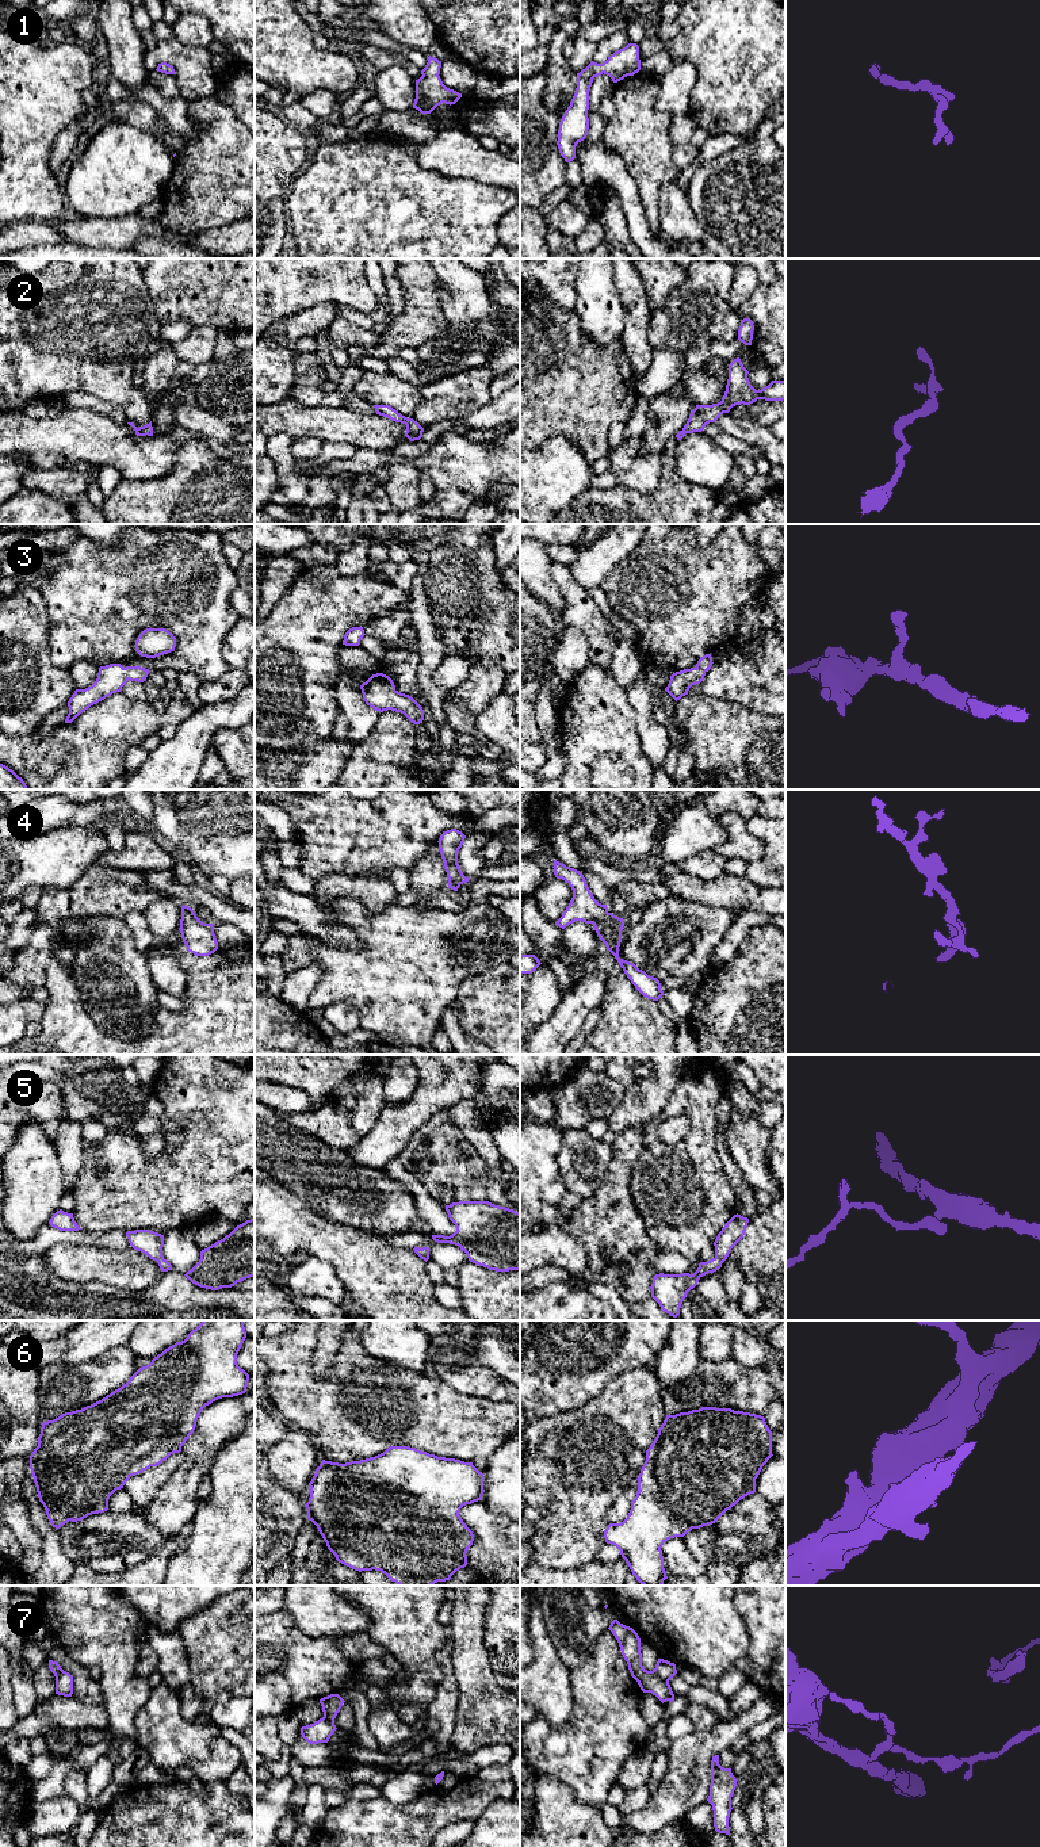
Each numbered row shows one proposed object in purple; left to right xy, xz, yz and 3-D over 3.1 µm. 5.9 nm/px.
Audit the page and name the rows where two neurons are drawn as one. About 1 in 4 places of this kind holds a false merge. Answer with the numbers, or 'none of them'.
7

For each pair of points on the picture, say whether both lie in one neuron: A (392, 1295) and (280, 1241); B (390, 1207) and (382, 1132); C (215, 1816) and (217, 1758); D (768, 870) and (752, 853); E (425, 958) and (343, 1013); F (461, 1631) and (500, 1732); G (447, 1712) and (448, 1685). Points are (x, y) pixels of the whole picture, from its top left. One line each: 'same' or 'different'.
A: same
B: different
C: different
D: different
E: different
F: same
G: same

